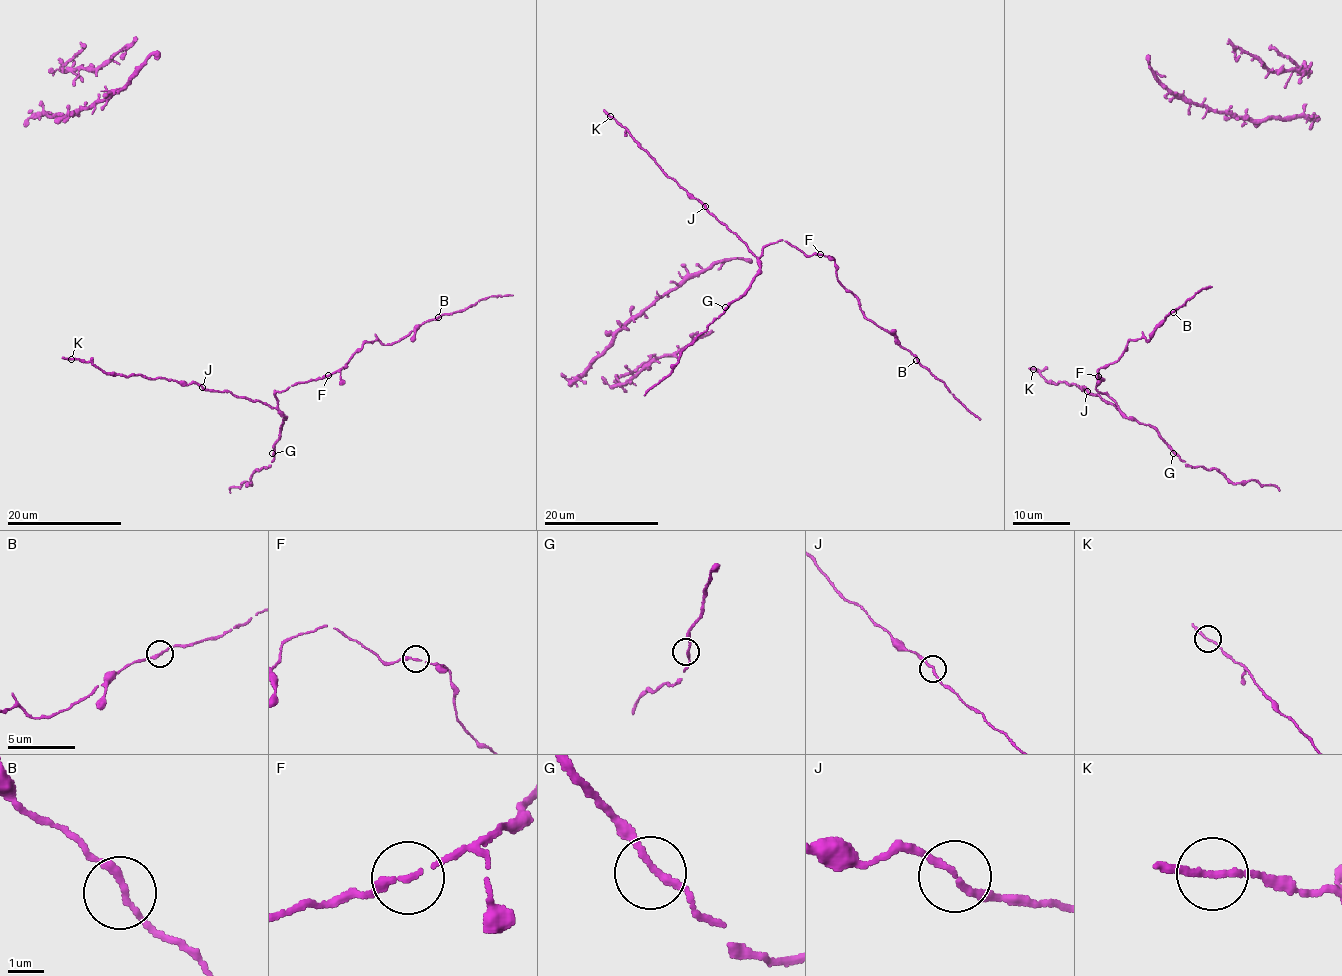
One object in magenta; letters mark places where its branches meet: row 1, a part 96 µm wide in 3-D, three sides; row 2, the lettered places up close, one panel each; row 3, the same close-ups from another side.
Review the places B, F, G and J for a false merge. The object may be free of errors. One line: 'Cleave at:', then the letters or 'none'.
Cleave at: none

